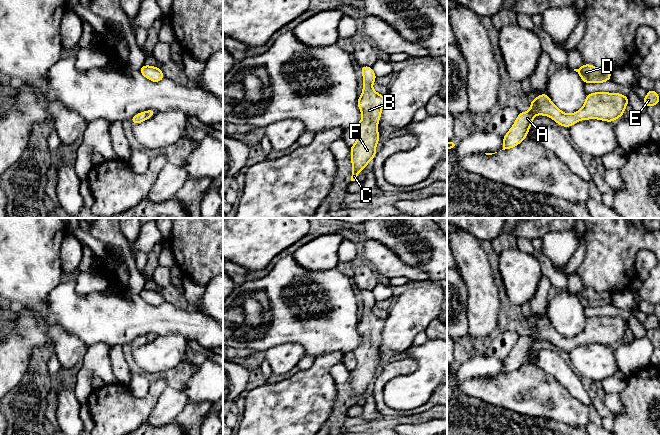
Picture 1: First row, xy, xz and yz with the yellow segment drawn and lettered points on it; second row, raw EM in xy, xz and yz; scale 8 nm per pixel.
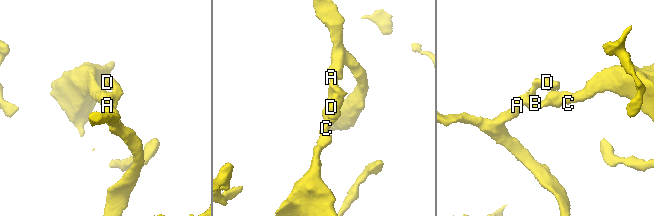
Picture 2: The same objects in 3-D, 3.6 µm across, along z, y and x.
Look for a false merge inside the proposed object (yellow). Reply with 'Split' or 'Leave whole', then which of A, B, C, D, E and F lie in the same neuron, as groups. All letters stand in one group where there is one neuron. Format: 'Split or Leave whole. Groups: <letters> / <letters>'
Leave whole. Groups: A B C D E F

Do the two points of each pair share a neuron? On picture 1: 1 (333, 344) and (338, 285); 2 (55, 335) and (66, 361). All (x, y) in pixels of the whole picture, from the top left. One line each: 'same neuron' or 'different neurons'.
1: same neuron
2: same neuron

